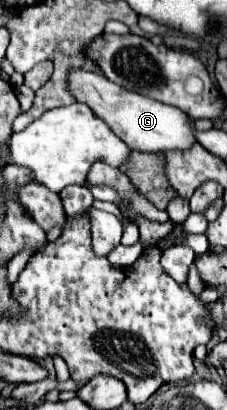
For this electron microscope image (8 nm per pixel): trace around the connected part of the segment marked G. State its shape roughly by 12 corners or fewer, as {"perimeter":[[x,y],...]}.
{"perimeter":[[68,72],[76,102],[142,152],[194,144],[186,114],[98,72]]}

